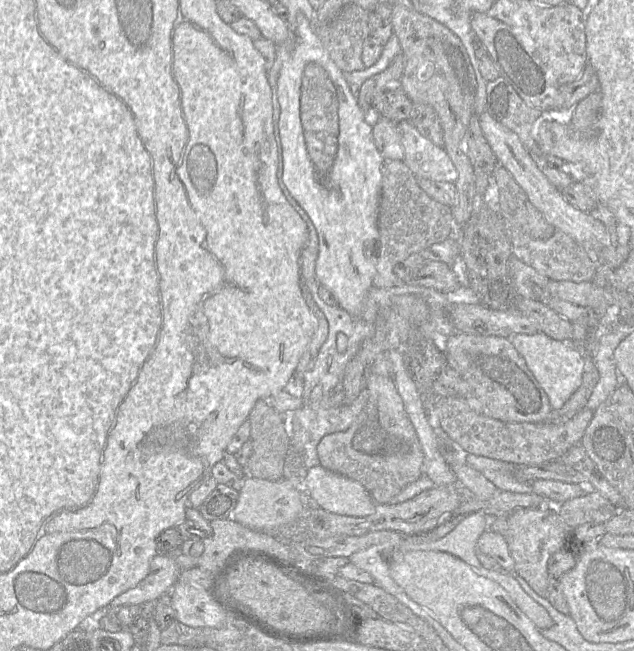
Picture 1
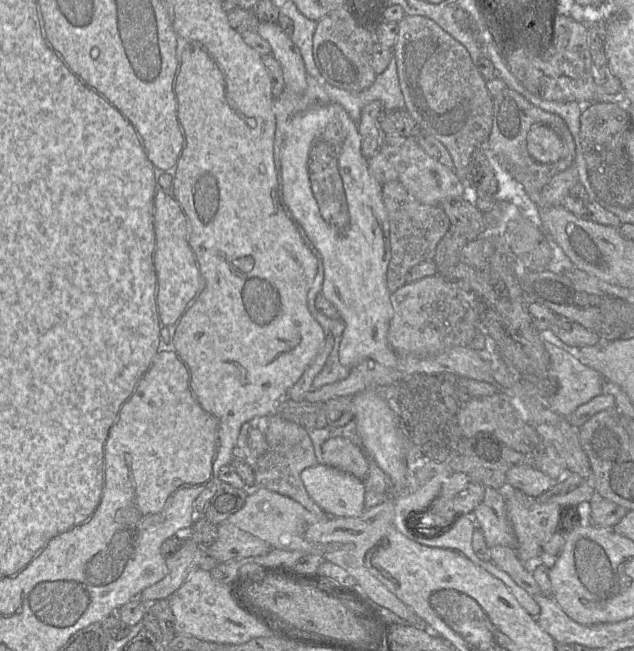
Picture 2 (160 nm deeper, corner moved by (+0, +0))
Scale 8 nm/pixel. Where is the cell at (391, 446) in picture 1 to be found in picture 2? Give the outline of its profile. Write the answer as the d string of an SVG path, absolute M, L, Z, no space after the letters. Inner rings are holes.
M333 437L322 445L323 464L349 473L357 479L366 479L370 459L361 446L346 438Z

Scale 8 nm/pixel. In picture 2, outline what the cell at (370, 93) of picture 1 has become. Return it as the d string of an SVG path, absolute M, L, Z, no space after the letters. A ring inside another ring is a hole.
M372 101L365 105L357 122L358 132L361 138L361 152L367 159L371 159L382 146L382 130L379 120L383 105L380 101Z

